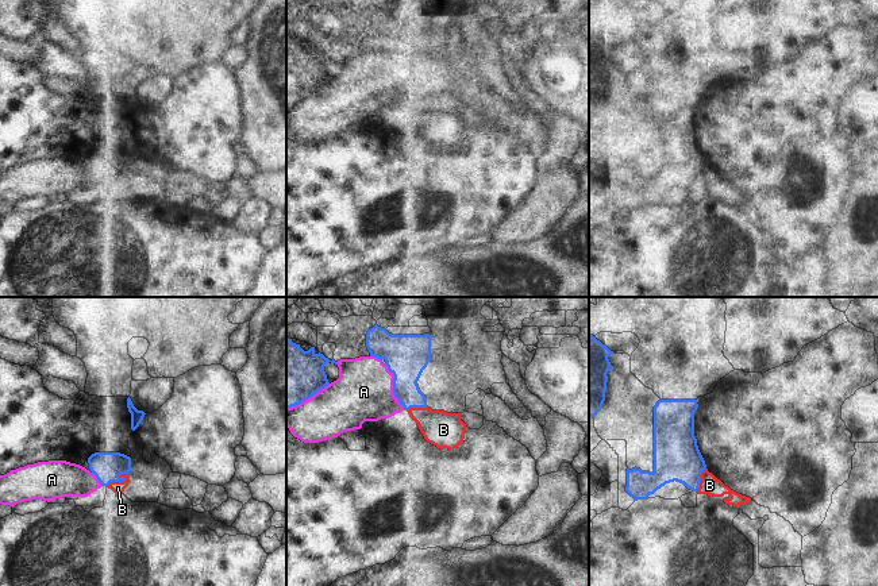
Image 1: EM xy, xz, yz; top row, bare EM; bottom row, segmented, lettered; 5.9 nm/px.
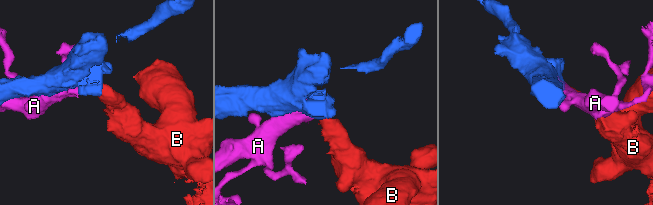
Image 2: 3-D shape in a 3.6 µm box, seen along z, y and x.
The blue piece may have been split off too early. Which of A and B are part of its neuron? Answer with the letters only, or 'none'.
none

